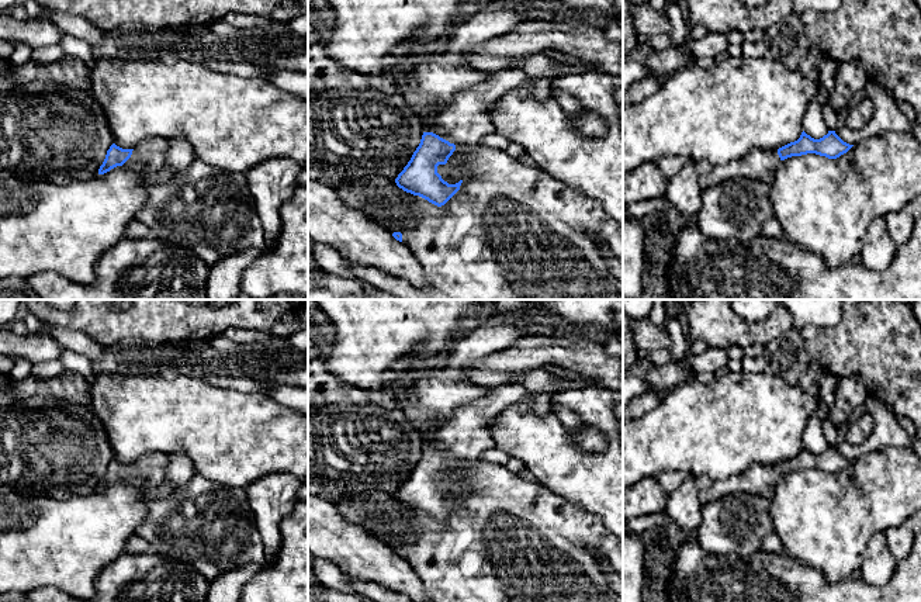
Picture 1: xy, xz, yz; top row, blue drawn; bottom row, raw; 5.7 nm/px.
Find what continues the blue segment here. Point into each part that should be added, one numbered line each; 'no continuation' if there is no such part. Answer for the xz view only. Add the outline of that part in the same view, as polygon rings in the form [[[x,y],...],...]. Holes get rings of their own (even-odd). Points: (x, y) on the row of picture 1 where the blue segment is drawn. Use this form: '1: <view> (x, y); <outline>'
1: xz (466, 121); [[[519,69],[489,73],[485,82],[454,94],[453,101],[437,113],[436,124],[423,132],[433,132],[450,143],[477,146],[495,132],[491,110],[508,90],[526,79]]]

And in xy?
1: xy (153, 154); [[[163,138],[150,139],[134,148],[131,158],[122,166],[142,165],[150,179],[159,173],[167,162],[169,141]]]

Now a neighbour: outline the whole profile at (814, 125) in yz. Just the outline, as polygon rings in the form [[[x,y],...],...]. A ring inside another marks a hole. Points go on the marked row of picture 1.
[[[817,98],[809,103],[803,117],[803,131],[814,139],[820,139],[828,134],[828,128],[823,118],[823,110]]]

